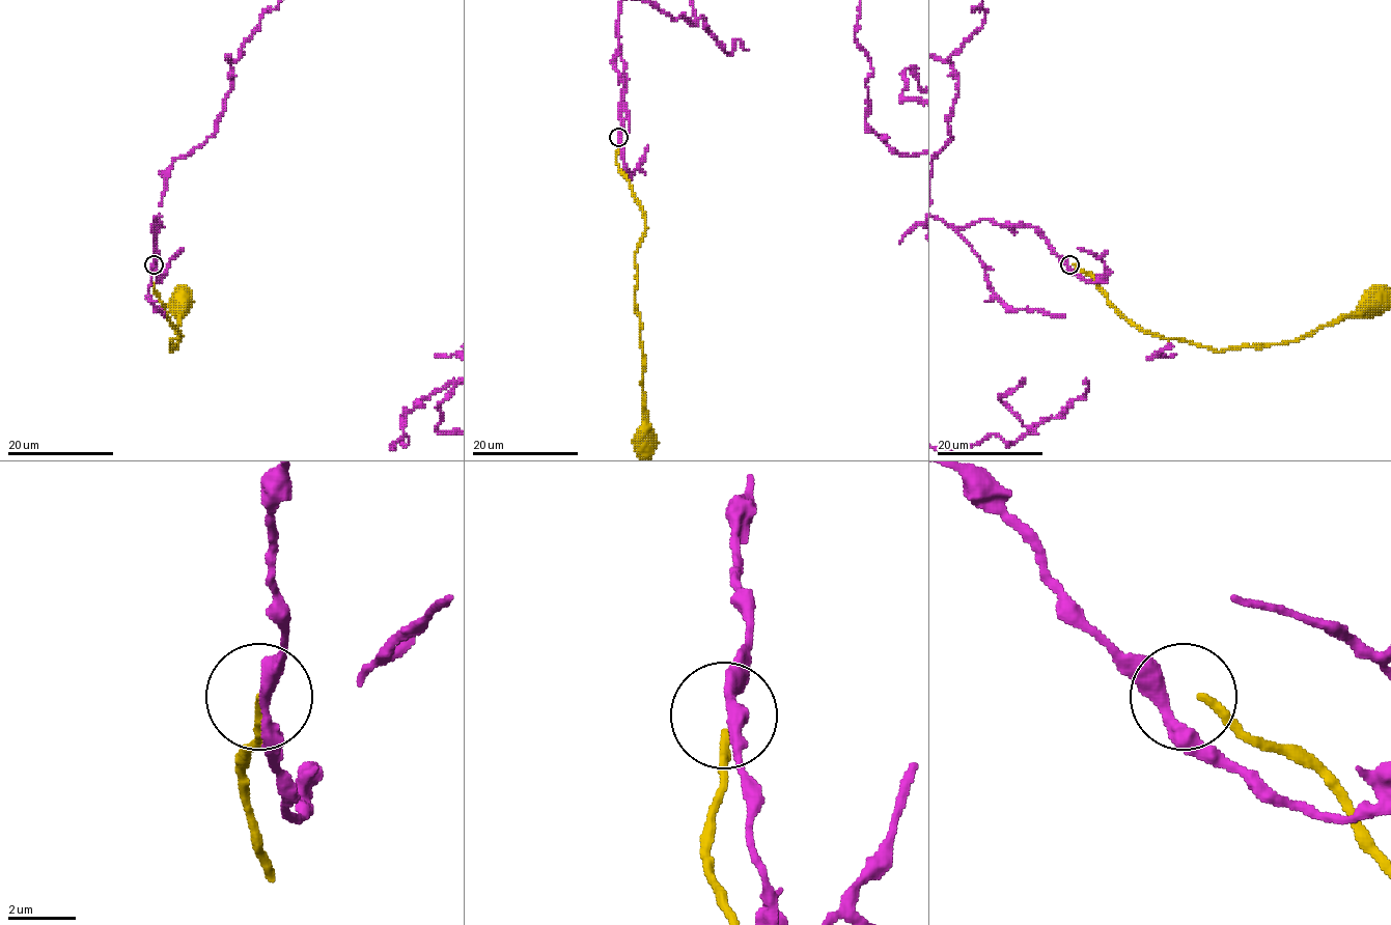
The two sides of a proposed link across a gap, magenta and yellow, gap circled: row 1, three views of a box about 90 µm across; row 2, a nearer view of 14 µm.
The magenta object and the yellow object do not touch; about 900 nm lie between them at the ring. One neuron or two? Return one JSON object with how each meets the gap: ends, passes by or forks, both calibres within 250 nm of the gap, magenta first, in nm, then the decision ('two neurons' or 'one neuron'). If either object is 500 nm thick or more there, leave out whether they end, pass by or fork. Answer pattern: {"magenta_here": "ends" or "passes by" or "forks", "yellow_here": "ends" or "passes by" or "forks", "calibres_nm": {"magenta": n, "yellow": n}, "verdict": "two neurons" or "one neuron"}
{"magenta_here": "passes by", "yellow_here": "ends", "calibres_nm": {"magenta": 380, "yellow": 280}, "verdict": "two neurons"}

